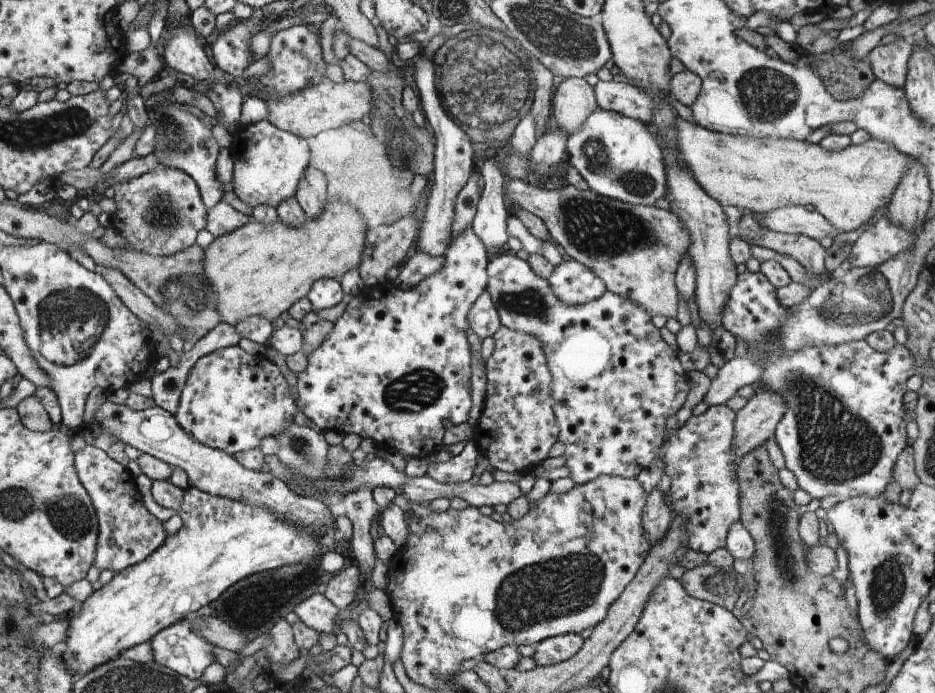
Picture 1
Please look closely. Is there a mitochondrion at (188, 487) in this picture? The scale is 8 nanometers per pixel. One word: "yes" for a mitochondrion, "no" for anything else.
no

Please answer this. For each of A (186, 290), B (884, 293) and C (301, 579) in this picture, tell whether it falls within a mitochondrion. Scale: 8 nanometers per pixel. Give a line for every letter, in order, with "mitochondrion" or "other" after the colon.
A: mitochondrion
B: mitochondrion
C: other

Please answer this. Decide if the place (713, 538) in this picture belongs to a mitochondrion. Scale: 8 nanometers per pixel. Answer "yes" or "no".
no

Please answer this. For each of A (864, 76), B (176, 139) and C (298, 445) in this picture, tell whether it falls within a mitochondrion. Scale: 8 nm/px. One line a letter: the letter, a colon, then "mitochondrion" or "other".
A: other
B: mitochondrion
C: mitochondrion

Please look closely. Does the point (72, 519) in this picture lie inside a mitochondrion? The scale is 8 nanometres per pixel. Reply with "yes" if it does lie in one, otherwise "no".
yes

